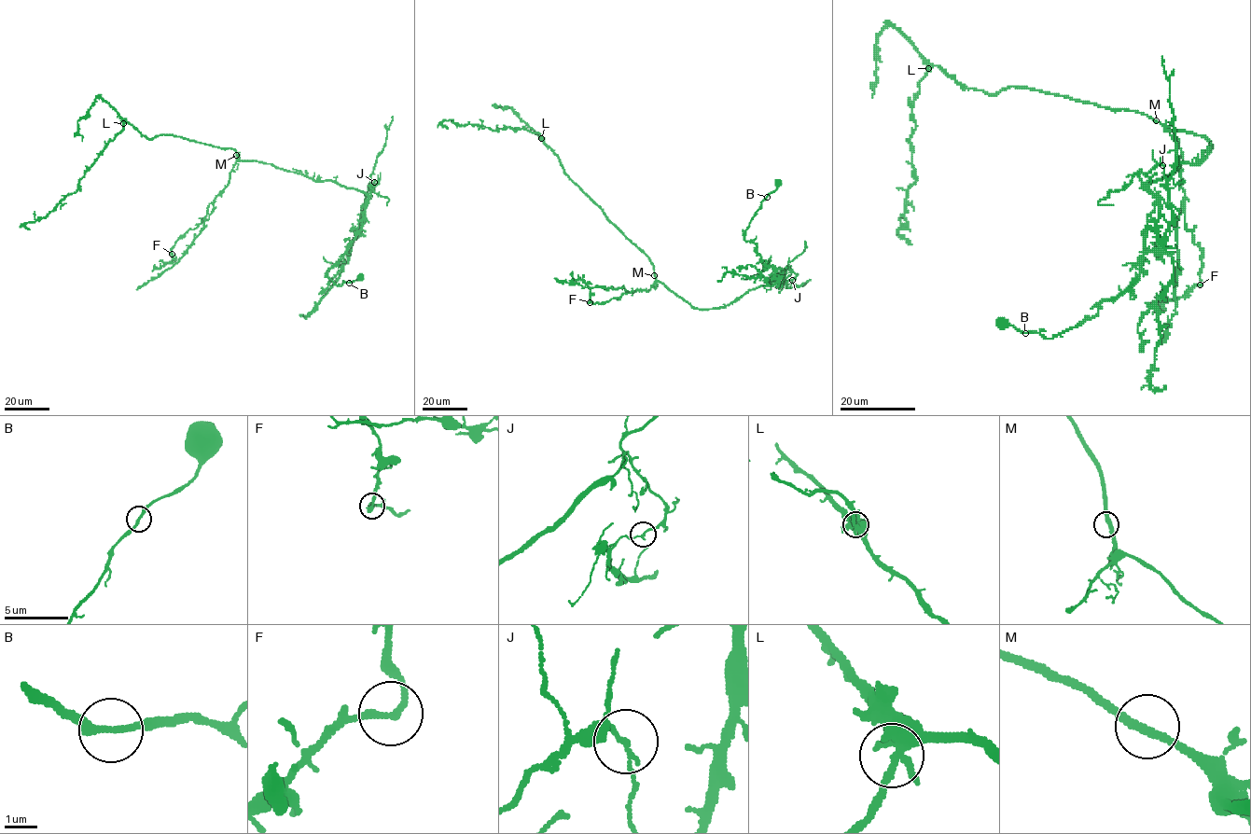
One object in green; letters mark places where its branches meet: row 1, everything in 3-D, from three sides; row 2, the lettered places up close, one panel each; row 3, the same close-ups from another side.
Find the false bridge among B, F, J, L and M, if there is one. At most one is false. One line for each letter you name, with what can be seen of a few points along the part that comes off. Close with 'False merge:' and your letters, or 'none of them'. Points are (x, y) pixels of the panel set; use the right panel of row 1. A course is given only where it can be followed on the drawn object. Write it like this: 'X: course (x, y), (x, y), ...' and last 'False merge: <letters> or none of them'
J: course (1162, 165), (1172, 223), (1158, 248), (1145, 253), (1132, 285), (1049, 339), (996, 321)
False merge: J

